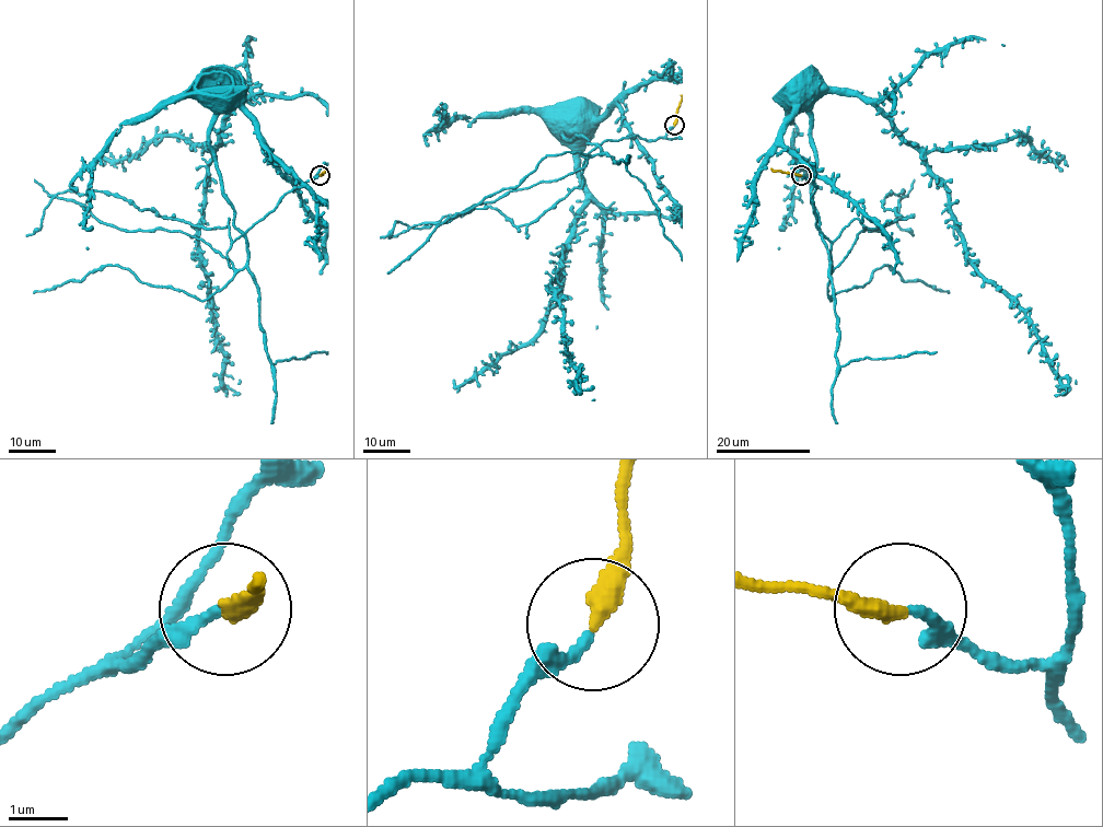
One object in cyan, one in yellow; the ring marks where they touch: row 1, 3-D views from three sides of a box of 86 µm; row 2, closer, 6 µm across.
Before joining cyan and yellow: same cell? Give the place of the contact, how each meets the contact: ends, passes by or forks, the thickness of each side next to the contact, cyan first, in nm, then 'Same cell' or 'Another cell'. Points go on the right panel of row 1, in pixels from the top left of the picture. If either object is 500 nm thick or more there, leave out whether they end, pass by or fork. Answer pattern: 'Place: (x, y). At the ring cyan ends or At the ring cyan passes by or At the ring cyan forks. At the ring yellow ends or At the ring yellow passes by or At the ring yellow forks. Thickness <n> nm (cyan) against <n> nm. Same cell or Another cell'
Place: (801, 175). At the ring cyan ends. At the ring yellow ends. Thickness 180 nm (cyan) against 320 nm. Same cell

